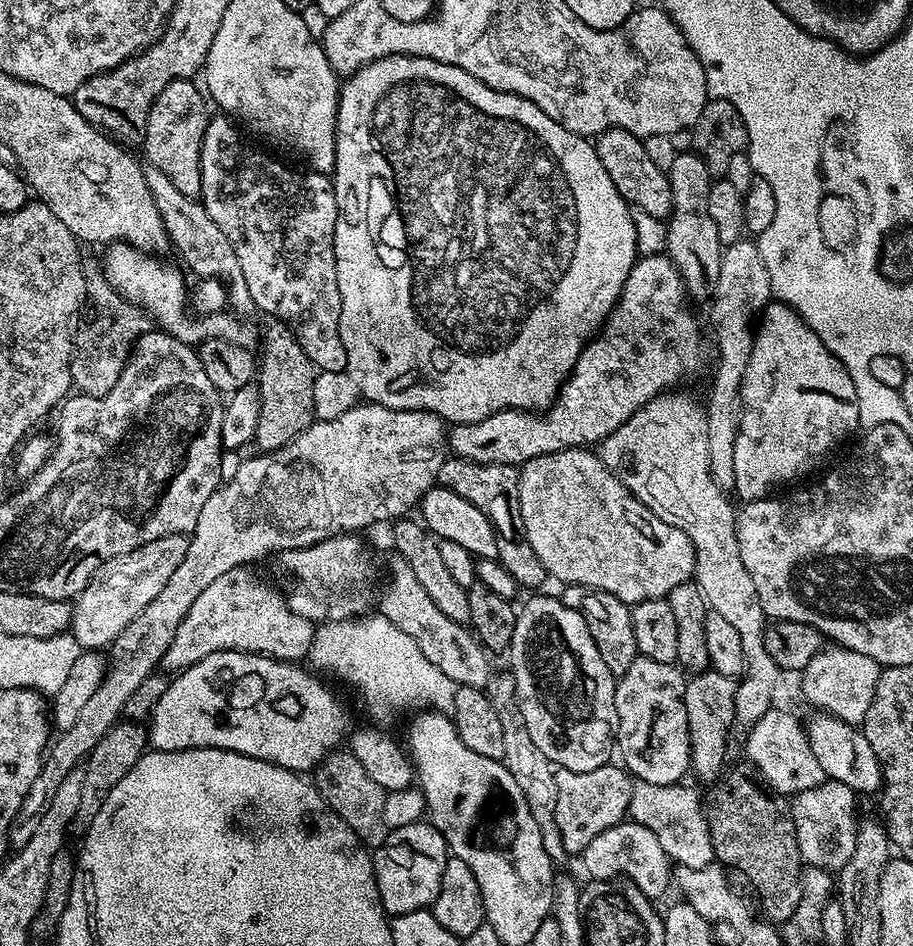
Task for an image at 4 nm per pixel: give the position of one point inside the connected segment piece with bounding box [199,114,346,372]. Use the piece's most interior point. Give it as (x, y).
(281, 223)

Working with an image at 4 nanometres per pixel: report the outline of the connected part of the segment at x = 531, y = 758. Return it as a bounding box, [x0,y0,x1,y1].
[486,668,568,864]

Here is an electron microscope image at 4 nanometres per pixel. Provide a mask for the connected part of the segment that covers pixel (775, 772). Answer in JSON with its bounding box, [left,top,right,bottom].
[744,711,826,798]

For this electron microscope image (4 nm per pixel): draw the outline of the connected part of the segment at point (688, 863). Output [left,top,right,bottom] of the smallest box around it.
[628,782,714,868]

